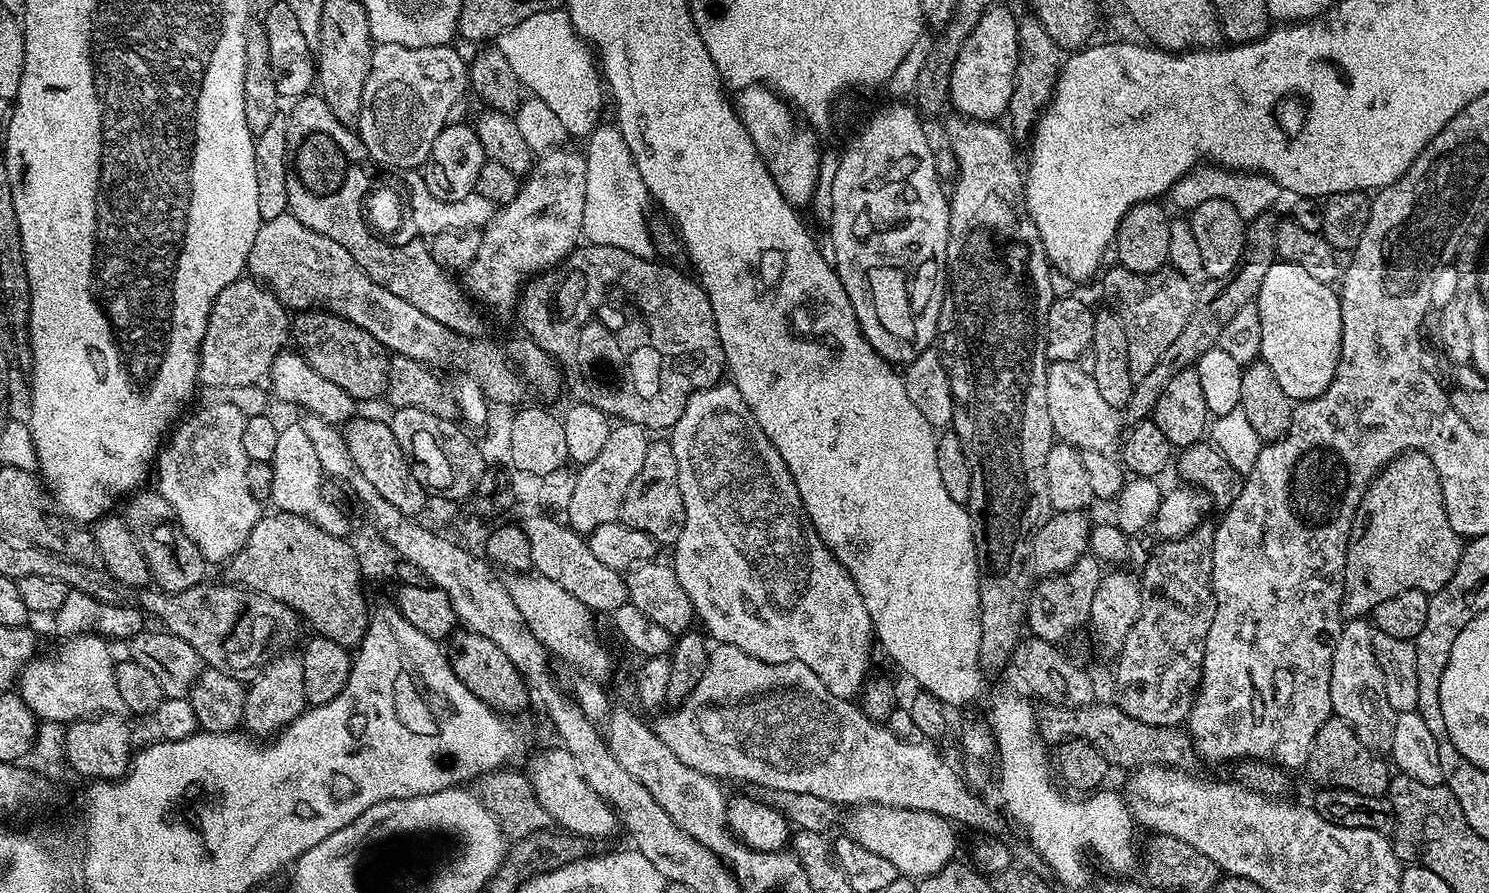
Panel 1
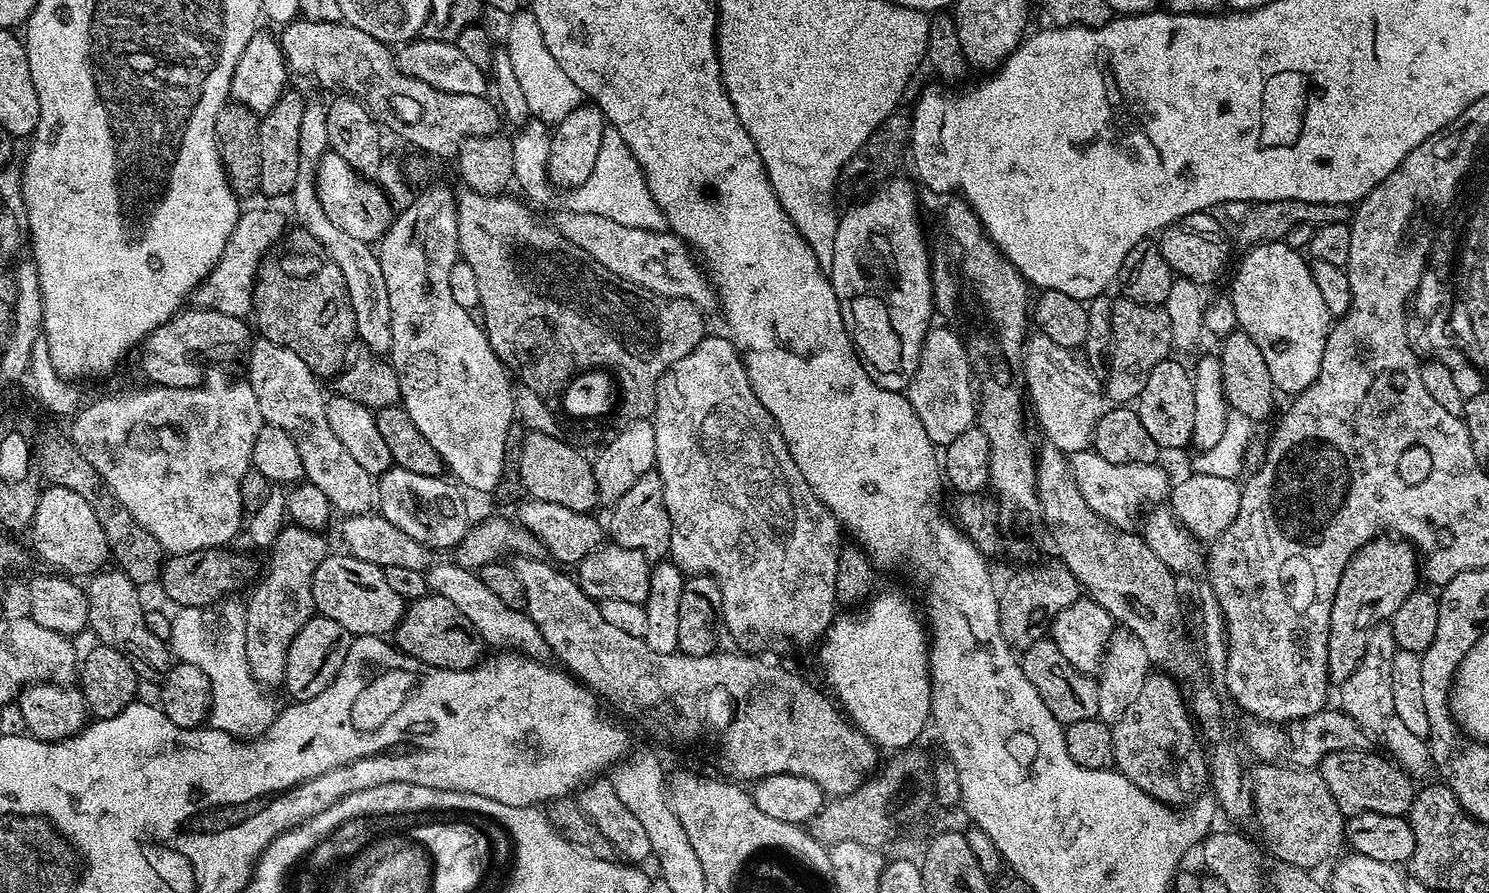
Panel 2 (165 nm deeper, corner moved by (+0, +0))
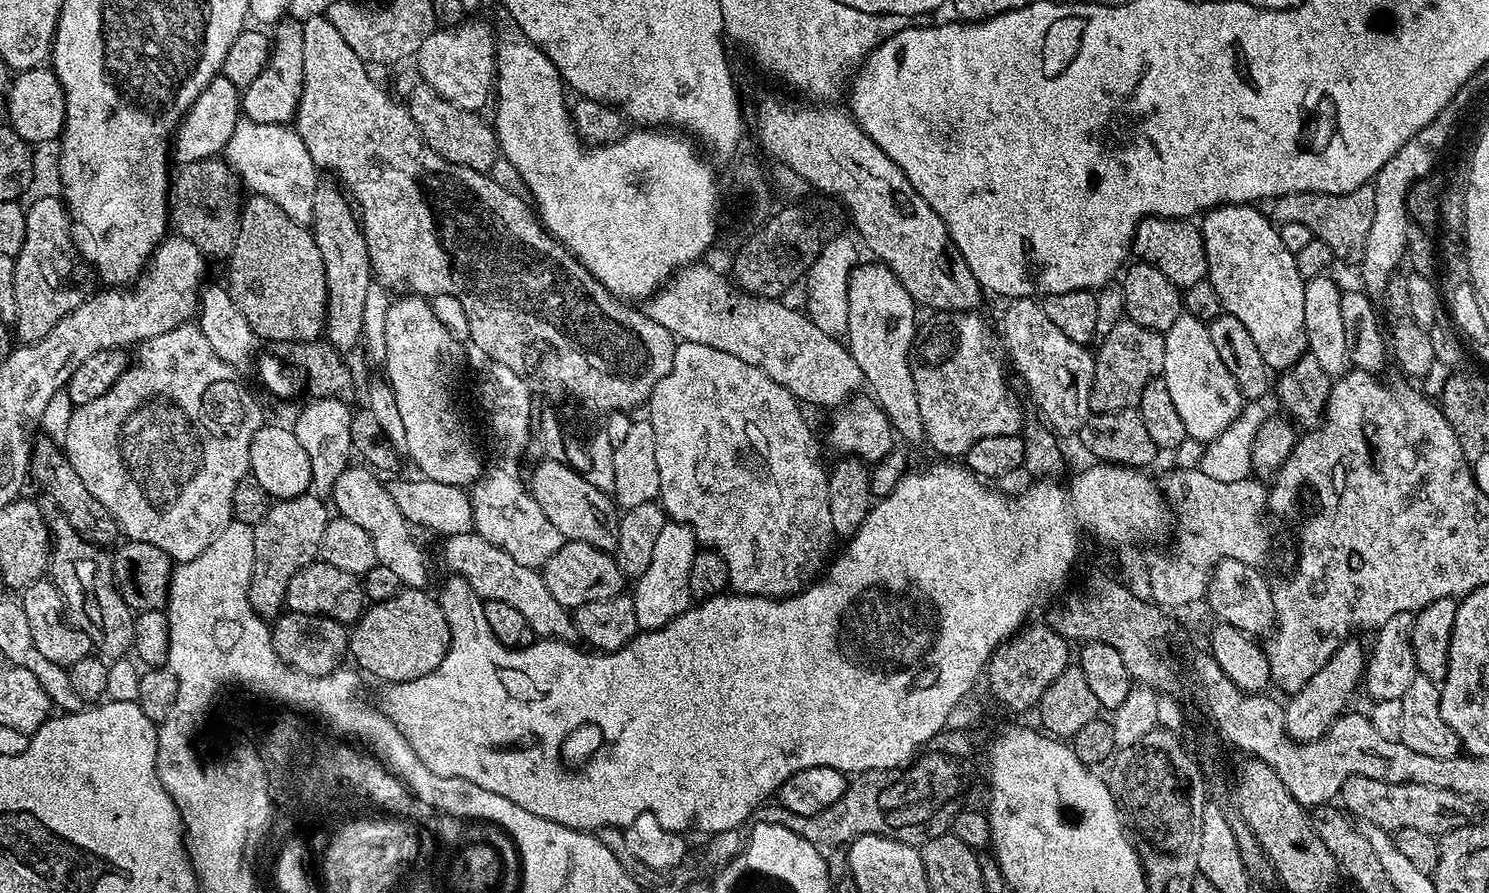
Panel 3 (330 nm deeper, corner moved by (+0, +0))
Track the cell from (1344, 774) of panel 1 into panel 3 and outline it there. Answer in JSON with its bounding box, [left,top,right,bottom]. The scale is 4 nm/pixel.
[1339,776,1466,838]

